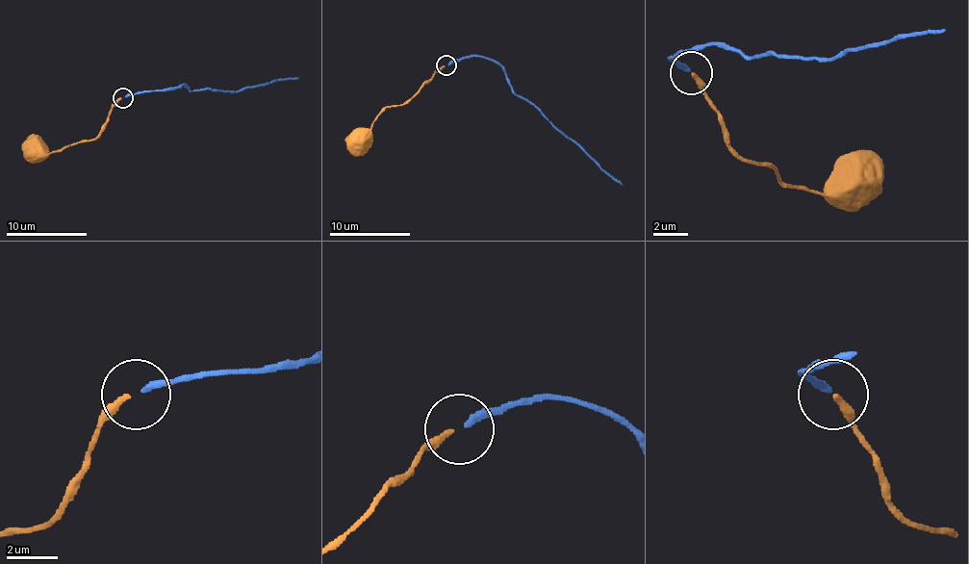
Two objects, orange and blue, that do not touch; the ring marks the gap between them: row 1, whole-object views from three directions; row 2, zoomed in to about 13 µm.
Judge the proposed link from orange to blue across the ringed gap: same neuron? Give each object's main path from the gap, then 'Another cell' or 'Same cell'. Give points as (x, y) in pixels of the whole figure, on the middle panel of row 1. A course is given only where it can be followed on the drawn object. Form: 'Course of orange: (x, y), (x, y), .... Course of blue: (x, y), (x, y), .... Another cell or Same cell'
Course of orange: (446, 65), (405, 102), (389, 106), (359, 140). Course of blue: (447, 65), (473, 55), (494, 60), (518, 95), (525, 97), (623, 185). Same cell

